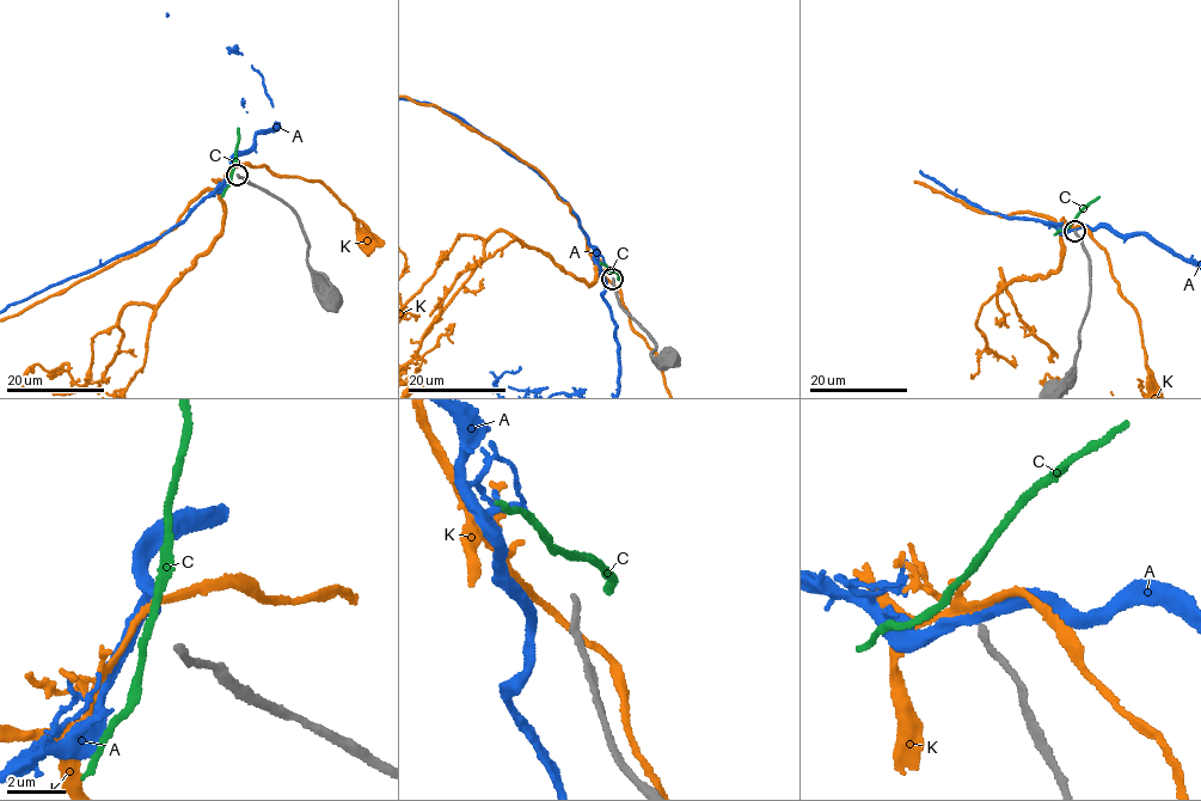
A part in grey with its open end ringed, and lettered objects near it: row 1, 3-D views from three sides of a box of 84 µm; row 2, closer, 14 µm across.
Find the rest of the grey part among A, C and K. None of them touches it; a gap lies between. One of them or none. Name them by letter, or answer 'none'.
A

